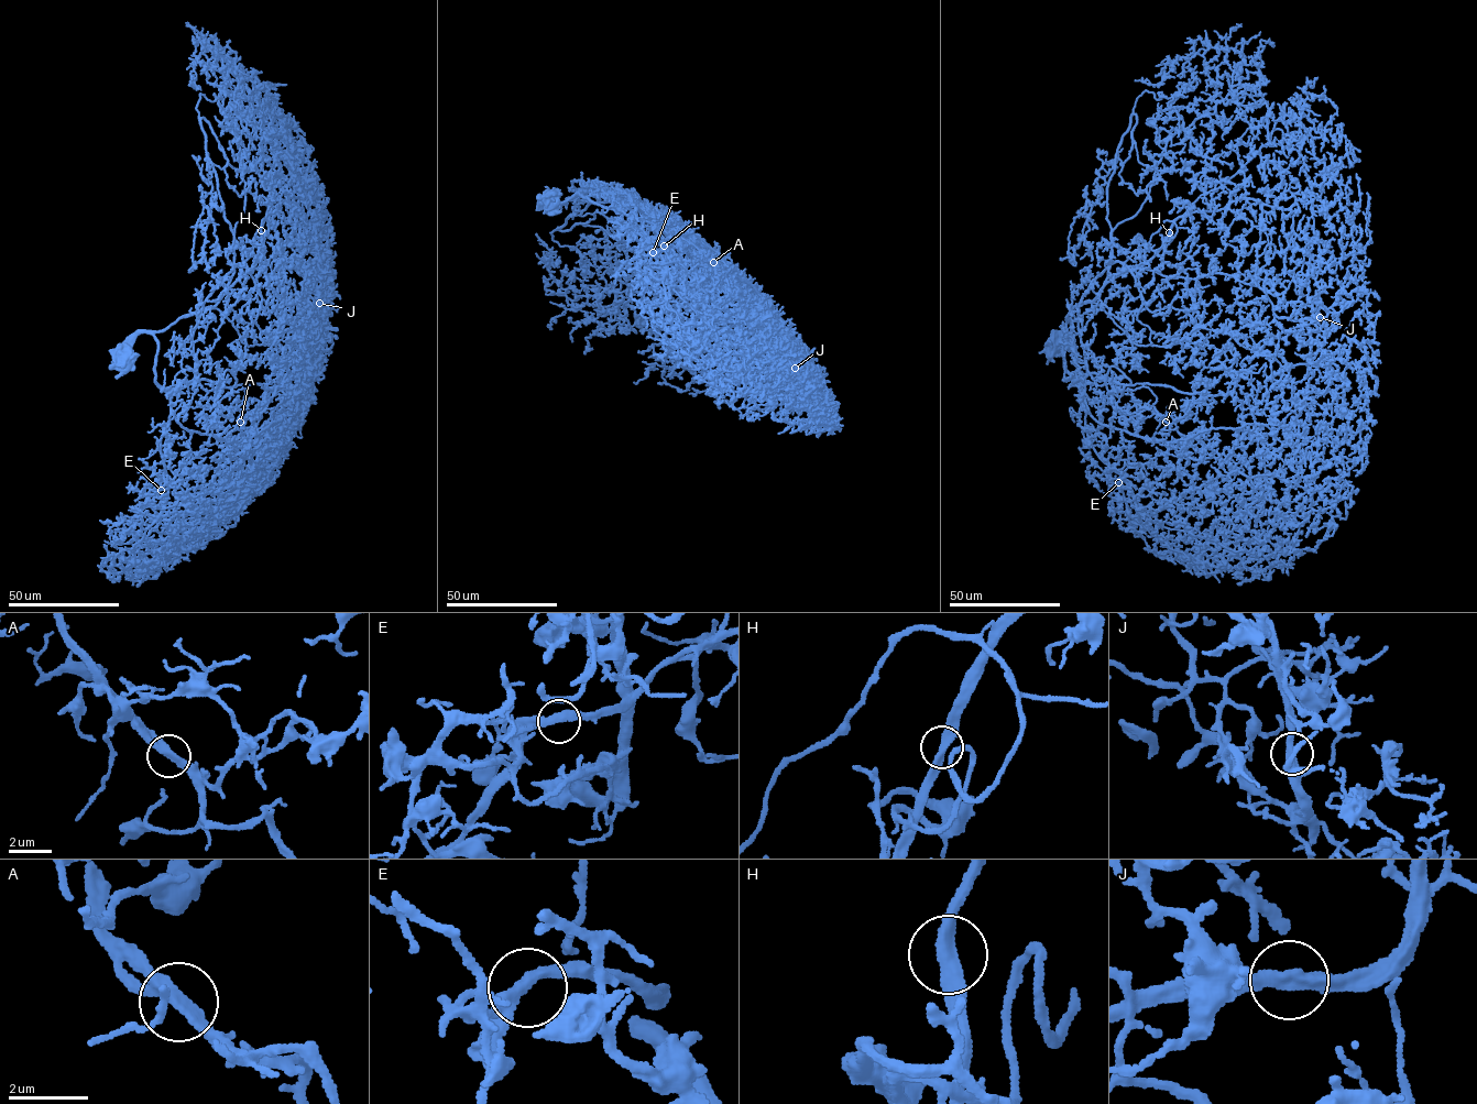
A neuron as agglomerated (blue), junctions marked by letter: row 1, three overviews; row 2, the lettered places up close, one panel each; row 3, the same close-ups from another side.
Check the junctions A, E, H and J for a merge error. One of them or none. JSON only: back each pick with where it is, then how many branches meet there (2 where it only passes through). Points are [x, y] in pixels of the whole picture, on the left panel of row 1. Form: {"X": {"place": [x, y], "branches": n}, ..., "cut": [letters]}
{"cut": []}

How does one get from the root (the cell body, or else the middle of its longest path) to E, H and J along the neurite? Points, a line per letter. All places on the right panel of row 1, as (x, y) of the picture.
E: (1056, 346), (1070, 335), (1069, 321), (1063, 332), (1064, 369), (1083, 392), (1089, 441), (1122, 477), (1118, 482)
H: (1056, 346), (1070, 335), (1072, 327), (1067, 318), (1071, 309), (1092, 301), (1107, 283), (1153, 257), (1169, 232)
J: (1056, 346), (1070, 335), (1071, 309), (1137, 269), (1184, 277), (1223, 273), (1255, 285), (1279, 317), (1320, 317)

